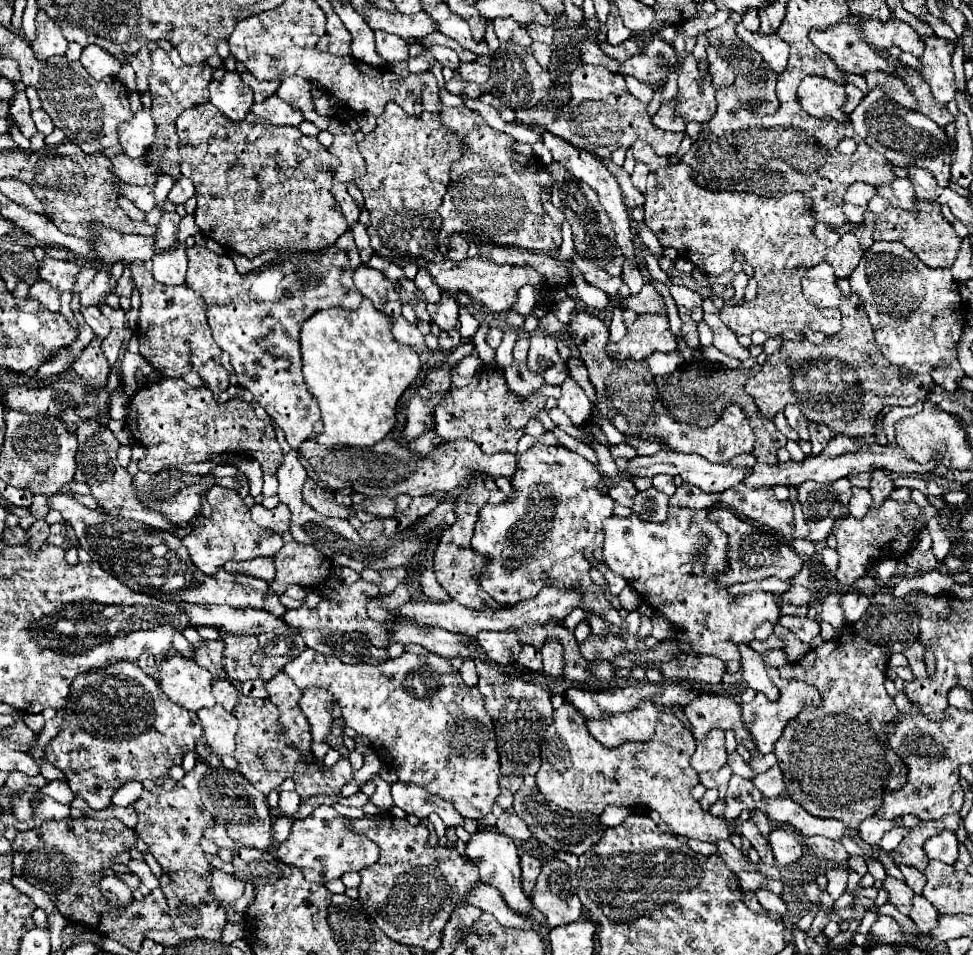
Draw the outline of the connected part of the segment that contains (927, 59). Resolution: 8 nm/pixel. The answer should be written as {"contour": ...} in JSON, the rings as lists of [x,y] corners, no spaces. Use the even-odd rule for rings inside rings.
{"contour":[[[920,35],[920,37],[924,43],[924,53],[920,55],[920,63],[922,63],[920,75],[930,85],[934,99],[940,101],[942,105],[948,105],[956,95],[954,71],[950,65],[956,43],[938,35],[932,37]]]}

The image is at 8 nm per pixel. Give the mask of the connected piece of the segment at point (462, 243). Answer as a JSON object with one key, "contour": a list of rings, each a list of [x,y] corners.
{"contour":[[[458,233],[452,235],[450,245],[448,245],[448,257],[452,261],[462,261],[462,259],[466,259],[466,251],[468,251],[468,241]]]}

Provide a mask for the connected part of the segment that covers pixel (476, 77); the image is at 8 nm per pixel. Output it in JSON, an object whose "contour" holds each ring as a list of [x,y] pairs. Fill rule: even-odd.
{"contour":[[[474,61],[474,63],[462,63],[462,65],[460,65],[460,75],[462,75],[466,81],[470,81],[470,83],[482,85],[482,83],[488,81],[490,67],[480,65],[480,63],[476,63],[476,61]]]}

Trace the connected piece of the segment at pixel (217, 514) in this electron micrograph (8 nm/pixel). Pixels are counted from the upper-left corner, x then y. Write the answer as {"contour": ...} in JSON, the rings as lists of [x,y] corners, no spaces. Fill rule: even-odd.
{"contour":[[[218,485],[210,487],[208,503],[212,507],[212,515],[182,539],[182,545],[188,549],[192,563],[202,573],[214,577],[218,567],[224,567],[224,563],[228,561],[246,561],[260,555],[276,555],[282,549],[282,537],[272,529],[256,525],[250,517],[250,509],[242,503],[240,495],[234,489],[224,489]]]}

